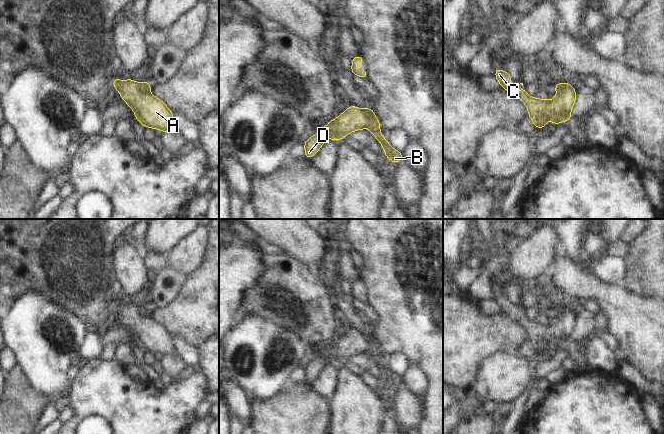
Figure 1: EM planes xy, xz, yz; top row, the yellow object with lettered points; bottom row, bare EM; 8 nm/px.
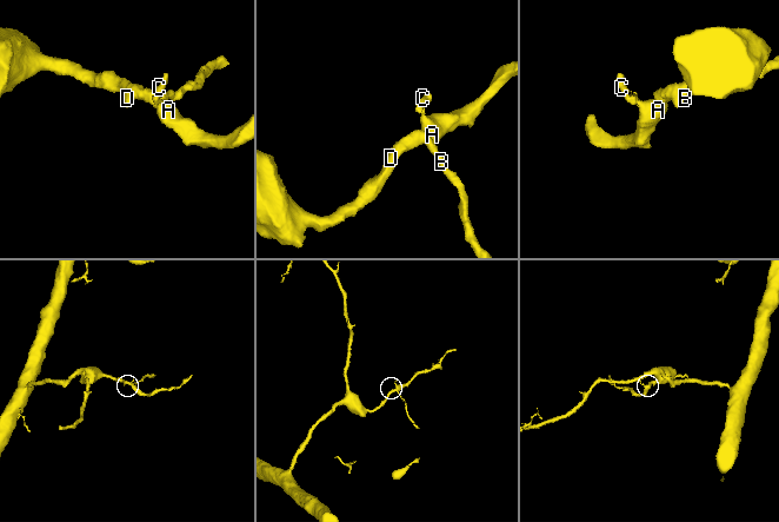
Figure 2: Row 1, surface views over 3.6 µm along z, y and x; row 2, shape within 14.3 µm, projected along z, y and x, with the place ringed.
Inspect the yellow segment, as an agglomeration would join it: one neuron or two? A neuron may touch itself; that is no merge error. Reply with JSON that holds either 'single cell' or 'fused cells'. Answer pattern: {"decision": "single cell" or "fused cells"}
{"decision": "fused cells"}

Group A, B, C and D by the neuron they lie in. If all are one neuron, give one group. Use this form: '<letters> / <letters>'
A C D / B

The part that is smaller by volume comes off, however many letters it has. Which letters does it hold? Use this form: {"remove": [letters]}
{"remove": ["B"]}

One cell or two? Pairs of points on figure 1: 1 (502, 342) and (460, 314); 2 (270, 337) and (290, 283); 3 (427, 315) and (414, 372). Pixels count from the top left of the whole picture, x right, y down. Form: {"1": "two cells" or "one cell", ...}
{"1": "one cell", "2": "two cells", "3": "two cells"}

